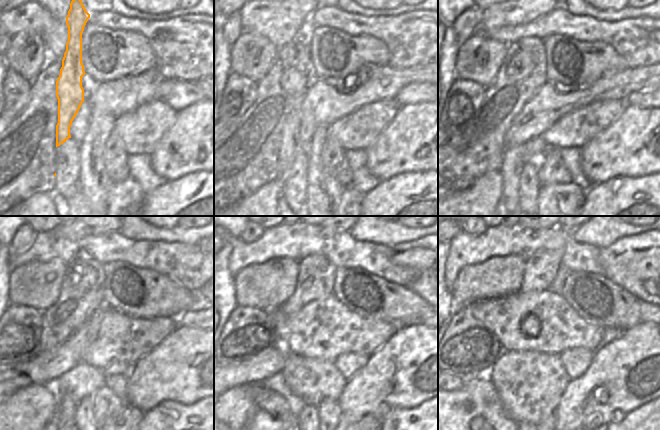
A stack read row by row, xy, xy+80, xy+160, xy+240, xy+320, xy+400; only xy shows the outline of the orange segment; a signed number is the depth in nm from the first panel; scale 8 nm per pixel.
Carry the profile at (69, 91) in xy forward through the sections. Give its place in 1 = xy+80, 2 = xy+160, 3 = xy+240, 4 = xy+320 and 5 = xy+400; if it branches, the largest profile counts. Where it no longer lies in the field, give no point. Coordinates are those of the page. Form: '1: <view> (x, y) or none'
1: xy+80 (296, 84)
2: xy+160 (514, 159)
3: xy+240 (64, 418)
4: none
5: none

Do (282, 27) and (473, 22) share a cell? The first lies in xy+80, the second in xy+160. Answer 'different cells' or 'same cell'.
different cells

